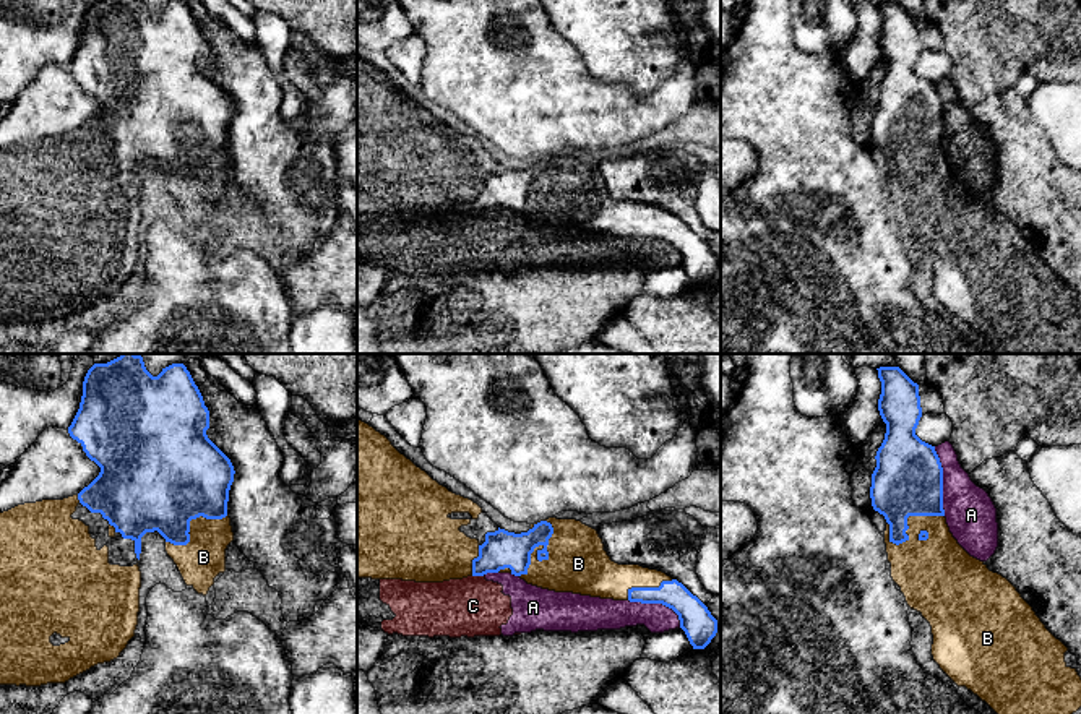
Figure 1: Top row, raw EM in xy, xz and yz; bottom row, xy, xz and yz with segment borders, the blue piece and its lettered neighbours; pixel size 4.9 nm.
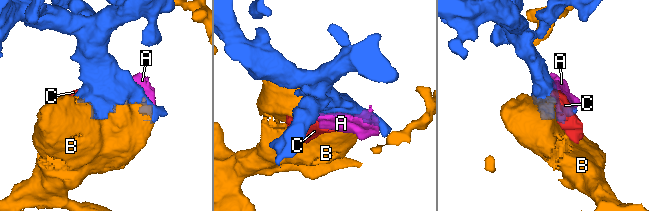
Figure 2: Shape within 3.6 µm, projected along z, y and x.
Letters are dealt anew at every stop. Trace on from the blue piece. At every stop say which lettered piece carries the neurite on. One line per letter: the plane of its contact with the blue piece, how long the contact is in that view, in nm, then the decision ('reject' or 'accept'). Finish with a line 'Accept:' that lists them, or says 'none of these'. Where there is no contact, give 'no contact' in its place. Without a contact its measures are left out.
A: yz | 340 nm | reject
B: xz | 320 nm | accept
C: xz | 60 nm | reject
Accept: B

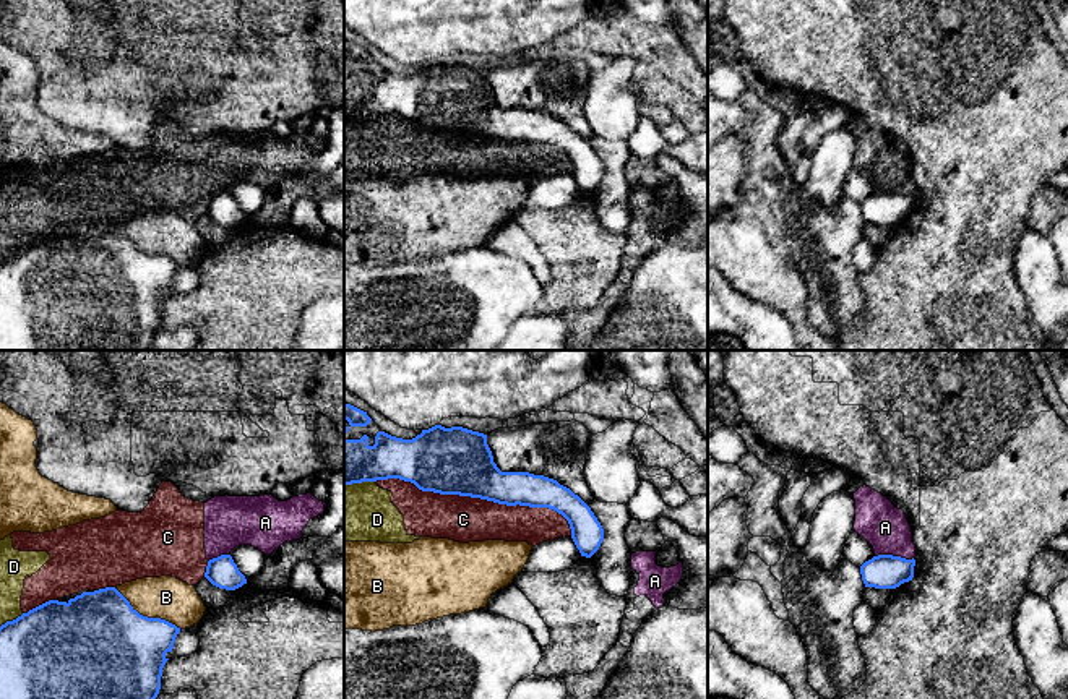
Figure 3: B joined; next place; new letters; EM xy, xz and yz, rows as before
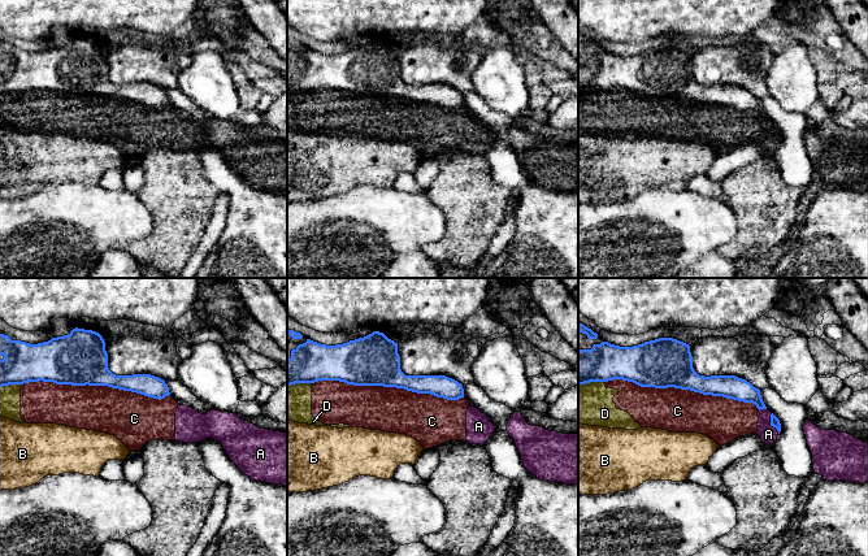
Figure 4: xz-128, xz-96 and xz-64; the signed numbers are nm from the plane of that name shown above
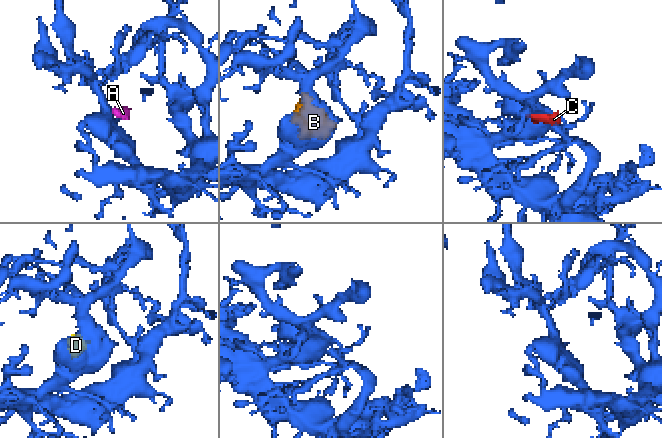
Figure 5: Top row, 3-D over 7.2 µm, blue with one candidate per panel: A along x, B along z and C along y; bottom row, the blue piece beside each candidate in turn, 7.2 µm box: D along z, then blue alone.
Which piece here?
A: yz | 190 nm | reject
B: xy | 400 nm | reject
C: xz | 1000 nm | reject
D: xy | 140 nm | reject
Accept: none of these

